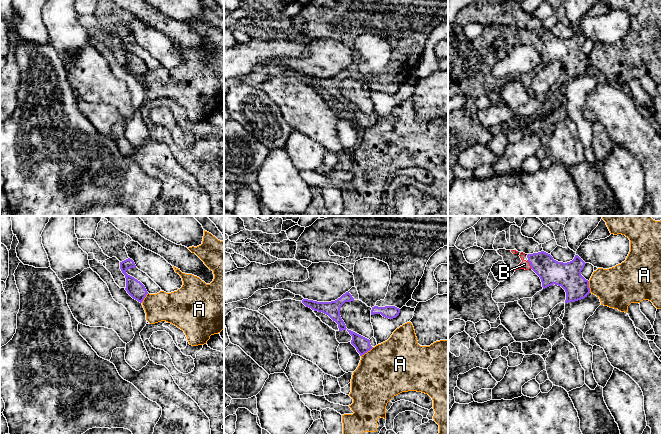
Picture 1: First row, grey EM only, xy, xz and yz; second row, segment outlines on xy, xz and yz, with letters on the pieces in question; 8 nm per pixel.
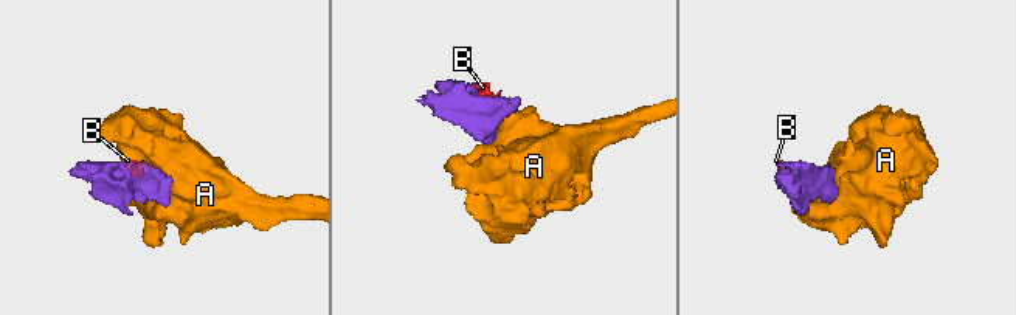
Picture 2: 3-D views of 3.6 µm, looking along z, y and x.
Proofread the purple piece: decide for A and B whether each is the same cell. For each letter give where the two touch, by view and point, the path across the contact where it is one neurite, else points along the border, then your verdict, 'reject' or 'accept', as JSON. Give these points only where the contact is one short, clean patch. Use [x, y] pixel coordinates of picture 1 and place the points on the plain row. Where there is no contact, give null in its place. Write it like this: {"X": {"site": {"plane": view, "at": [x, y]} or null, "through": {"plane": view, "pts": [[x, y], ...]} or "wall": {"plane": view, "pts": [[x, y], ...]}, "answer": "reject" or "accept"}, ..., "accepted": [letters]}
{"A": {"site": {"plane": "xz", "at": [367, 127]}, "answer": "reject"}, "B": {"site": {"plane": "yz", "at": [530, 40]}, "answer": "accept"}, "accepted": ["B"]}

